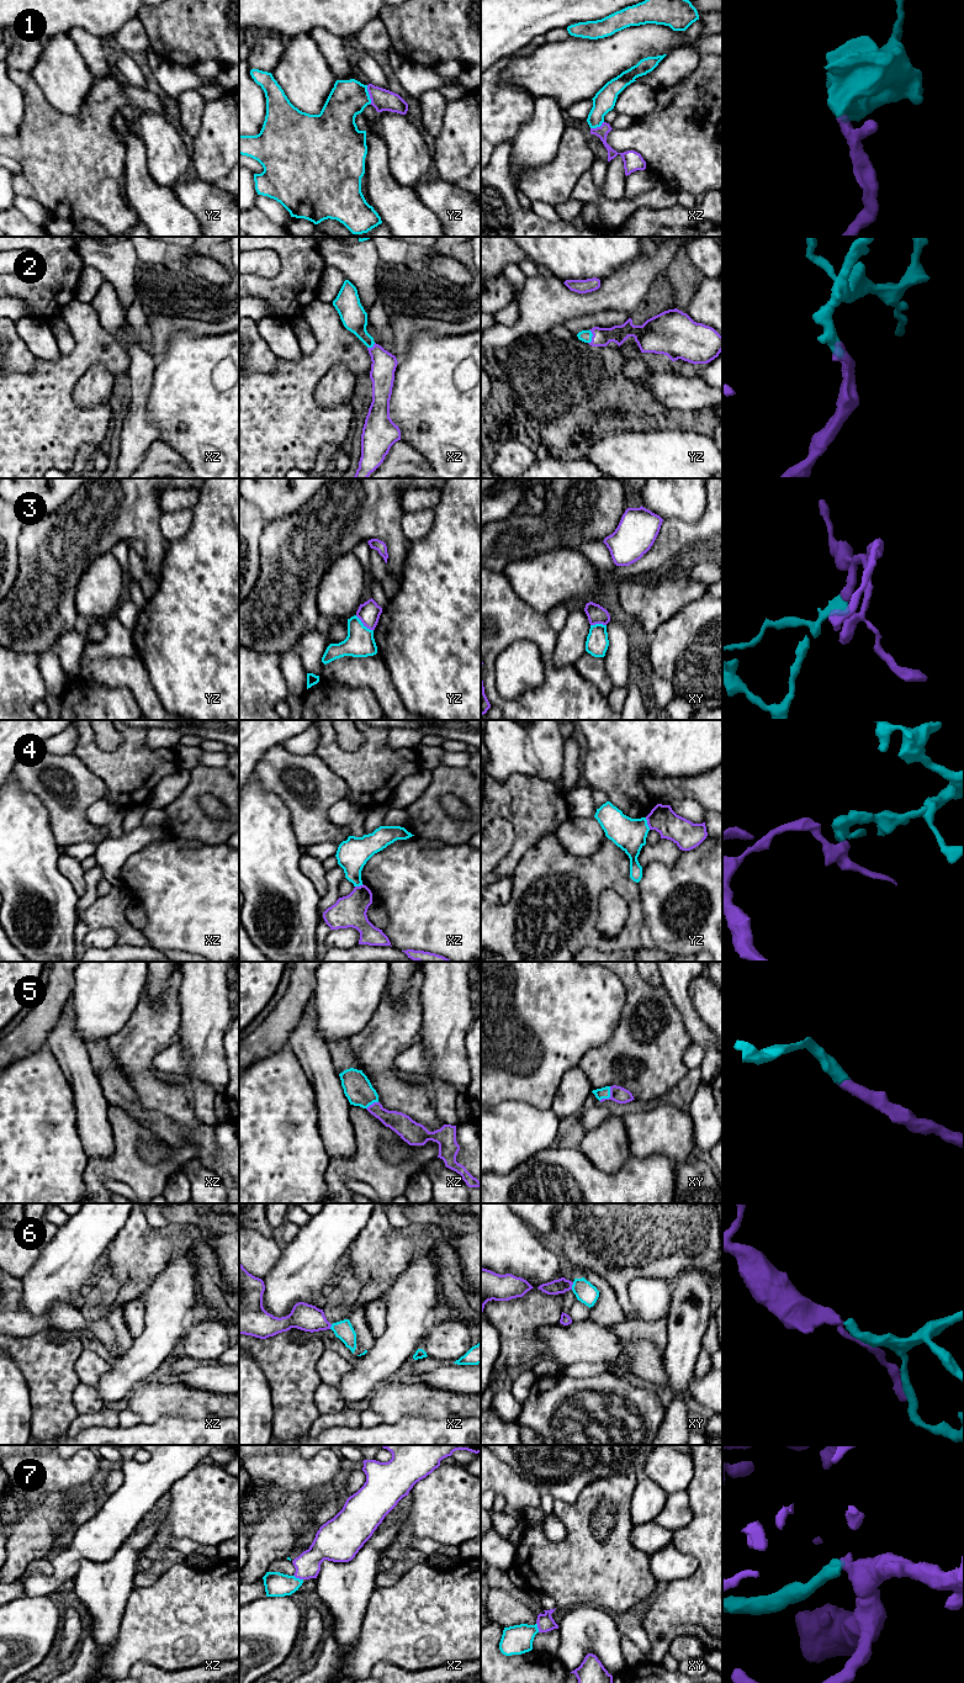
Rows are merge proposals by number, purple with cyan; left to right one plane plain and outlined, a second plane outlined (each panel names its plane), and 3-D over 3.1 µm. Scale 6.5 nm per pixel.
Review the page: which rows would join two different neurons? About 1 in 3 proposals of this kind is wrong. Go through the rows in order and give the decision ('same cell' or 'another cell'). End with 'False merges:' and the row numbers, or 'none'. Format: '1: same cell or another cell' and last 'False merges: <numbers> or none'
1: same cell
2: same cell
3: another cell
4: another cell
5: same cell
6: same cell
7: same cell
False merges: 3, 4

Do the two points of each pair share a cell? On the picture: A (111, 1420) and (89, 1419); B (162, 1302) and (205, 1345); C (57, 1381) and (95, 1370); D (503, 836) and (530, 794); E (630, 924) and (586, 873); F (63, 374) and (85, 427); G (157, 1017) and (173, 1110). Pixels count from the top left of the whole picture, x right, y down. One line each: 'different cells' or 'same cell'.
A: same cell
B: different cells
C: different cells
D: different cells
E: same cell
F: same cell
G: same cell

